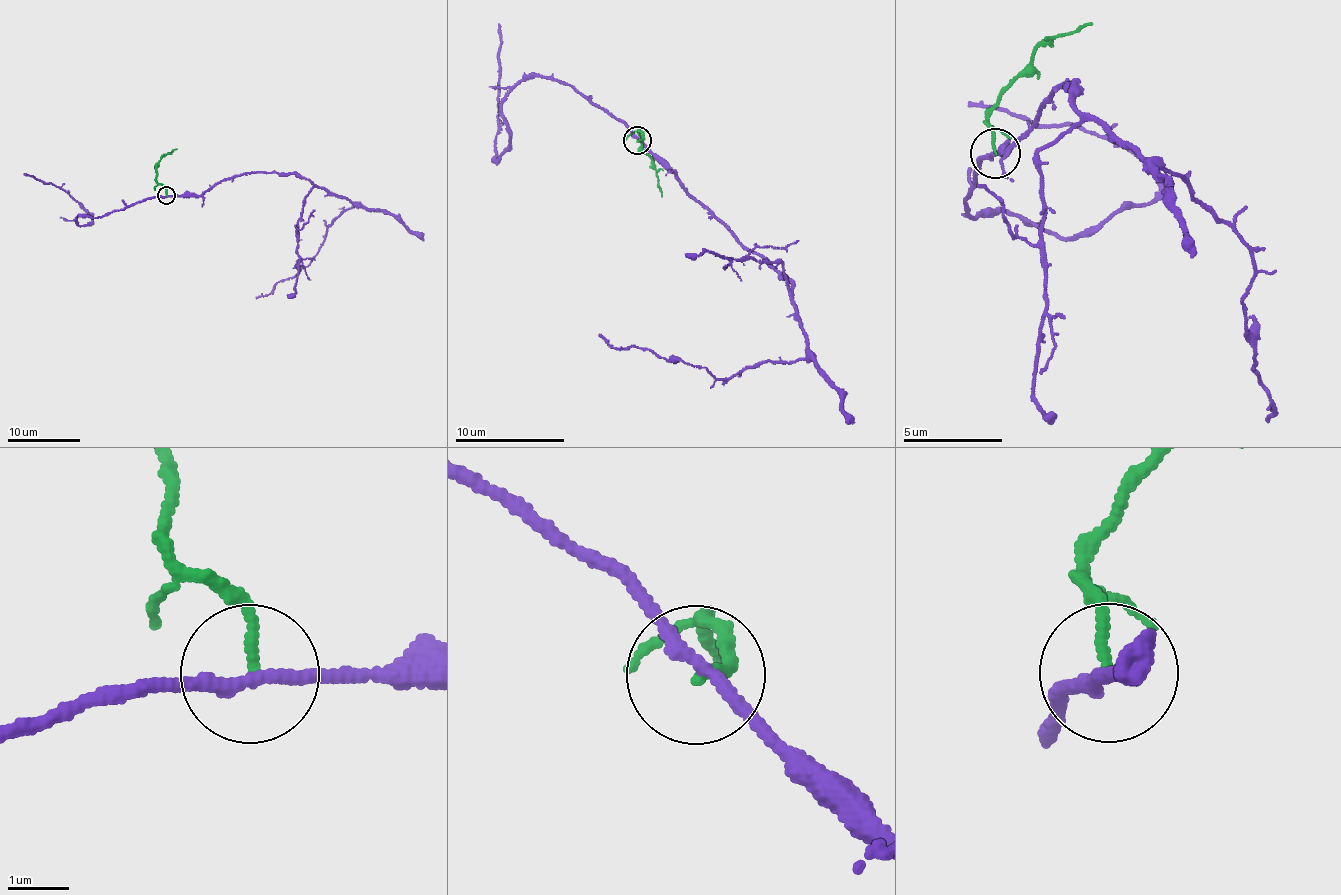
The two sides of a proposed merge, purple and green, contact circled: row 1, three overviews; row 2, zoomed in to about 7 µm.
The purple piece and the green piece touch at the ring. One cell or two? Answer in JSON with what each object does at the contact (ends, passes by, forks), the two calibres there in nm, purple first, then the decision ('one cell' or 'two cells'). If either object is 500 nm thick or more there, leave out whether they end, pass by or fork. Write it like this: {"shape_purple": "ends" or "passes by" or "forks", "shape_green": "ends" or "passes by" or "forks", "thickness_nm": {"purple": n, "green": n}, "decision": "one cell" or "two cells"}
{"shape_purple": "passes by", "shape_green": "ends", "thickness_nm": {"purple": 200, "green": 160}, "decision": "two cells"}

